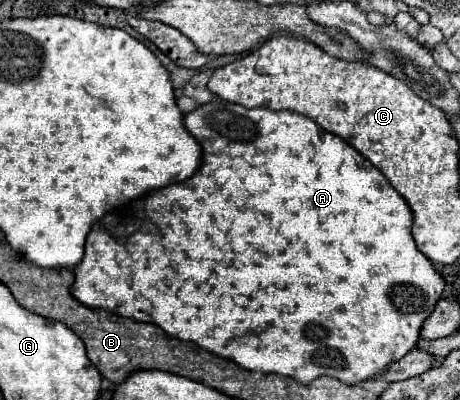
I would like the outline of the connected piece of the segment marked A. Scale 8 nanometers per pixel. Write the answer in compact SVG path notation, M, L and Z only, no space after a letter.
M212 100L204 106L198 106L194 112L188 112L184 116L184 124L186 128L190 130L190 134L202 144L202 150L204 150L204 162L200 166L200 170L184 180L184 182L178 182L178 184L172 184L172 186L166 186L162 190L156 190L152 194L148 194L144 200L138 200L136 206L134 206L134 218L130 220L124 220L124 218L116 218L116 216L108 216L104 218L104 222L98 222L92 232L88 234L88 240L86 240L86 254L82 258L82 262L74 268L74 274L76 274L76 282L72 284L70 292L72 296L82 302L84 306L88 308L102 308L102 310L108 310L112 314L120 314L120 316L126 316L126 318L132 318L136 322L152 322L156 326L160 326L166 334L170 334L172 338L180 338L180 340L188 340L188 342L196 342L198 346L202 346L204 350L210 350L214 354L220 354L222 358L228 358L228 360L234 360L238 366L246 368L246 370L260 370L260 372L274 372L274 374L280 374L280 376L290 376L290 378L296 378L298 382L302 384L310 384L312 380L320 378L320 376L332 376L332 378L338 378L340 382L344 384L362 384L366 380L372 380L376 376L380 376L382 372L388 370L390 364L398 362L402 356L406 356L410 350L416 348L418 340L420 340L420 330L422 330L422 324L424 320L432 314L436 302L440 300L442 292L444 292L444 278L434 270L432 262L428 258L424 258L424 254L420 254L420 250L416 250L416 242L412 238L412 210L410 206L404 202L404 198L392 188L388 186L388 180L382 176L382 172L378 168L374 168L358 150L354 150L346 140L334 136L334 134L328 134L324 132L314 120L308 120L306 116L302 114L292 114L288 110L280 110L280 112L274 112L270 108L244 108L240 104L230 104L226 100Z

